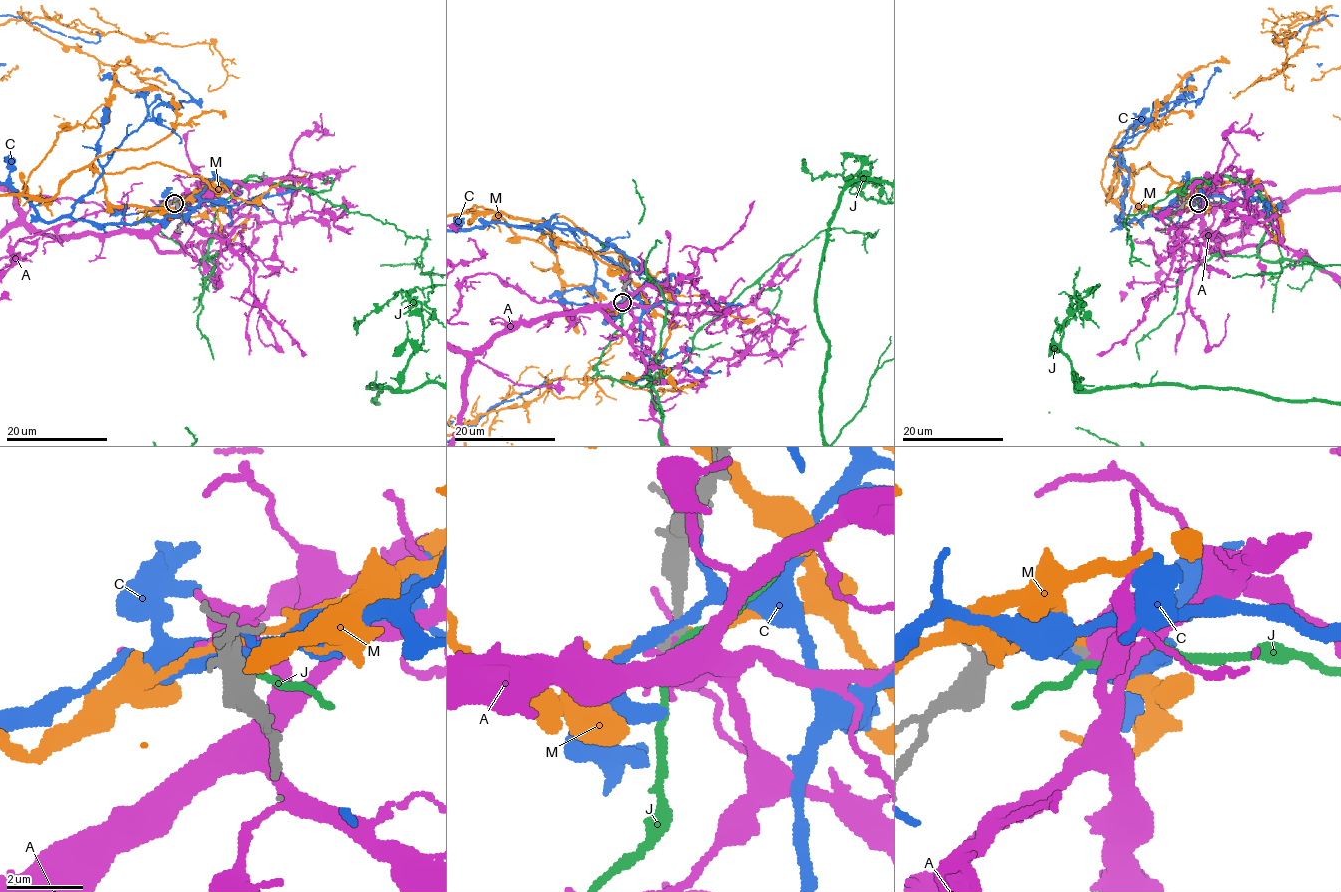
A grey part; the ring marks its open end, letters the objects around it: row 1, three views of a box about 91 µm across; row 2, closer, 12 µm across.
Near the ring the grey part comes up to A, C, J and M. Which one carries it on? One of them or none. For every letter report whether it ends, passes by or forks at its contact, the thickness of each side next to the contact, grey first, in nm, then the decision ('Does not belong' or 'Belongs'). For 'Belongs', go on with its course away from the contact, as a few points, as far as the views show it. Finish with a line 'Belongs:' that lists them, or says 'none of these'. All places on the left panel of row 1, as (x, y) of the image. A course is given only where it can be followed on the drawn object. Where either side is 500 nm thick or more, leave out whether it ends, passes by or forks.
A: Thickness 280 nm (grey) against 800 nm. Does not belong
C: It passes by. Thickness 280 nm (grey) against 300 nm. Does not belong
J: It passes by. Thickness 260 nm (grey) against 200 nm. Does not belong
M: It passes by. Thickness 300 nm (grey) against 220 nm. Does not belong
Belongs: none of these

